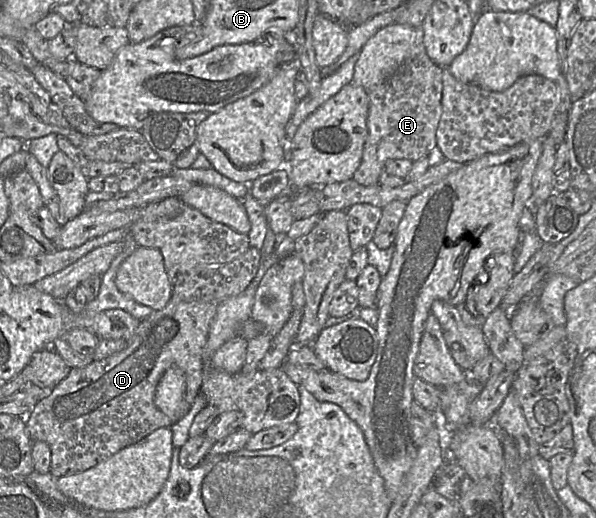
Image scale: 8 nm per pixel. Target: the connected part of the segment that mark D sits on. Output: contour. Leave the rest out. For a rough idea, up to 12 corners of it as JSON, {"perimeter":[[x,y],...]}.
{"perimeter":[[220,301],[169,302],[126,347],[71,368],[25,417],[50,474],[171,426],[170,367],[200,393]]}

